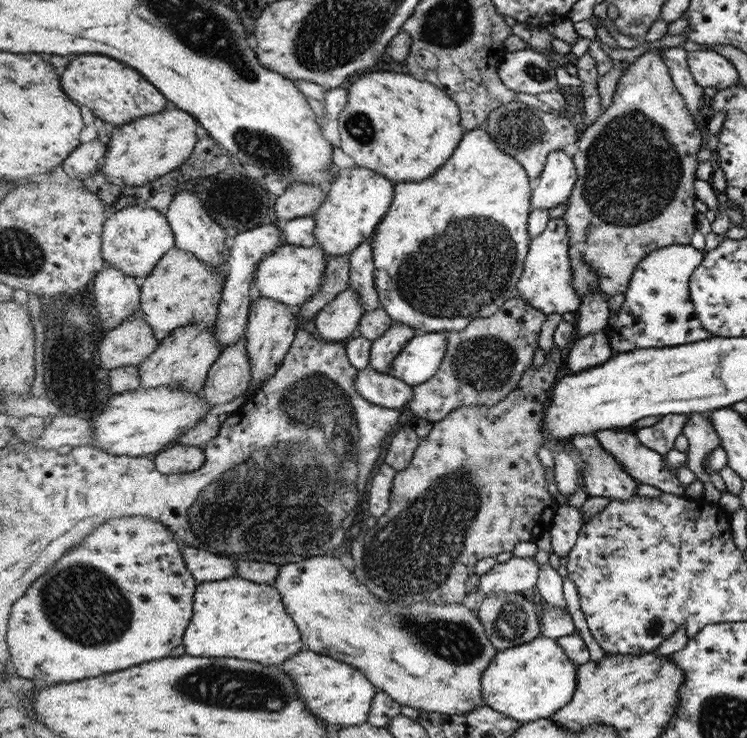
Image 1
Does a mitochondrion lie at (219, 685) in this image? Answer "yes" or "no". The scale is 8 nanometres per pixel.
yes

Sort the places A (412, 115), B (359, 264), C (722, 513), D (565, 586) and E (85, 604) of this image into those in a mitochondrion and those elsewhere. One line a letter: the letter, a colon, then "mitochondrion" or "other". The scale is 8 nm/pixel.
A: other
B: other
C: other
D: other
E: mitochondrion

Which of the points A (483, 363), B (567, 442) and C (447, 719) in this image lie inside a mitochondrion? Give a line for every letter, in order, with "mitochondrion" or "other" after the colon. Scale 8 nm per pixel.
A: mitochondrion
B: other
C: other

